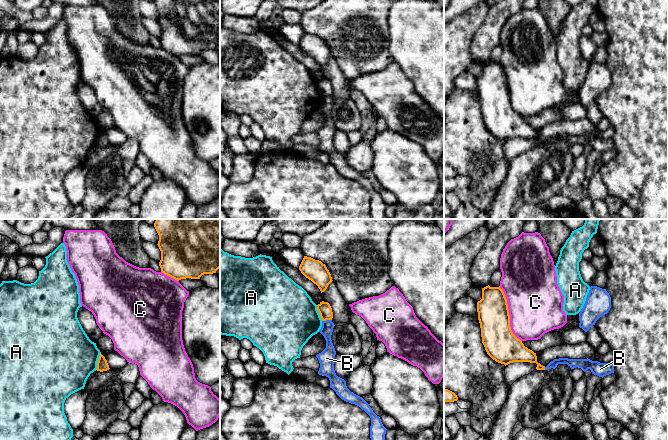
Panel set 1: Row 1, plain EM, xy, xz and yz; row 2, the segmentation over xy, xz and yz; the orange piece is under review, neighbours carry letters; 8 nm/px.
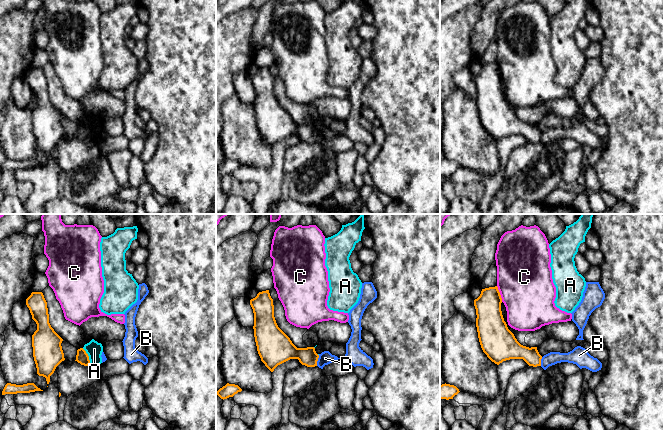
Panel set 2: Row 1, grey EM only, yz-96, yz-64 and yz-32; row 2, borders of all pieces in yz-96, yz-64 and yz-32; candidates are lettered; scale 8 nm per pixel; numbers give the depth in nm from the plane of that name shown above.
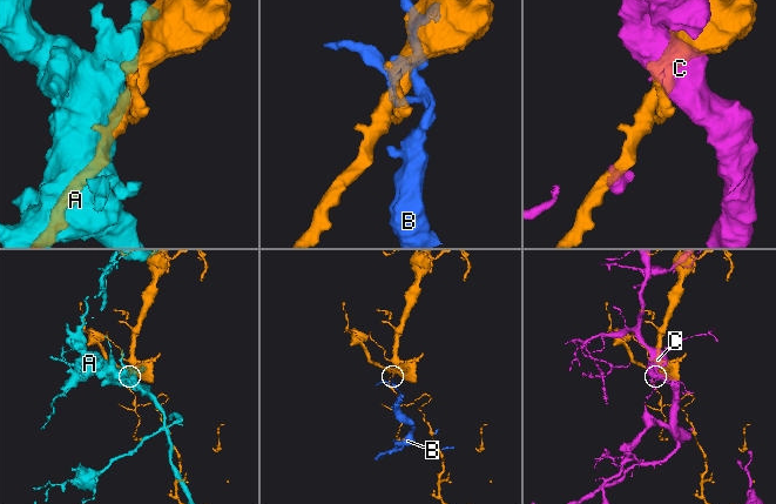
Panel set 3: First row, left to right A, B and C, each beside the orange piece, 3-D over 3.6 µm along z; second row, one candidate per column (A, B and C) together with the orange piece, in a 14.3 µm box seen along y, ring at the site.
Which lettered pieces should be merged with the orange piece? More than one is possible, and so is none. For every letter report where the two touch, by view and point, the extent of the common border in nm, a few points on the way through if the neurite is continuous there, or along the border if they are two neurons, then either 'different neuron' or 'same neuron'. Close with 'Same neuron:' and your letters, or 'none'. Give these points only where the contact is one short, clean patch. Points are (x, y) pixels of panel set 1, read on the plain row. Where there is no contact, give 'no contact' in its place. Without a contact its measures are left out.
A: meets orange in xy at (98, 137); contact 150 nm long; different neuron
B: meets orange in xz at (326, 95); contact 80 nm long; different neuron
C: meets orange in yz at (508, 90); contact 480 nm long; different neuron
Same neuron: none

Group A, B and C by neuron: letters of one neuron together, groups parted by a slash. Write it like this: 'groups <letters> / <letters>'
groups A / B / C

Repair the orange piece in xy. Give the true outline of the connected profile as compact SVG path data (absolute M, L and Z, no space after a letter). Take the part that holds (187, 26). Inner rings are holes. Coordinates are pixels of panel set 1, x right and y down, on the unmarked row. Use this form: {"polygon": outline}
{"polygon": "M154 0L154 3L159 11L159 42L165 51L177 57L186 54L200 55L202 51L216 49L220 44L220 0Z"}

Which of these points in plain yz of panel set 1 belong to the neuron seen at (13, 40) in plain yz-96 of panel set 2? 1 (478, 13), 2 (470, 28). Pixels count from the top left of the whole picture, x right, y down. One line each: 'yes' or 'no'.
1: yes
2: yes

